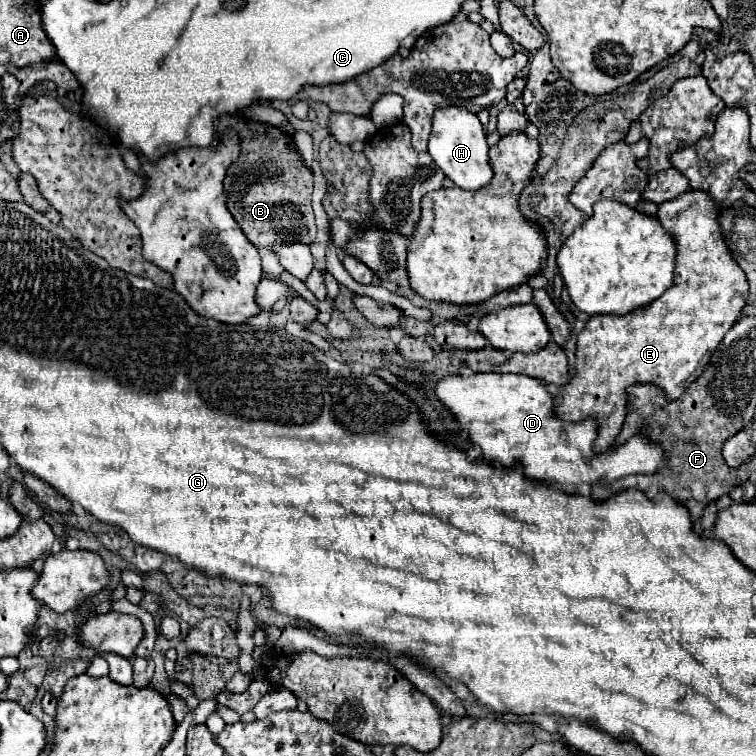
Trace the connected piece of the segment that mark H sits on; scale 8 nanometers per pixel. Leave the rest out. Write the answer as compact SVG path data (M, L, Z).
M444 107L434 111L432 133L428 139L428 153L432 155L434 163L446 173L446 177L462 189L480 189L492 179L484 127L480 125L474 113L462 107Z

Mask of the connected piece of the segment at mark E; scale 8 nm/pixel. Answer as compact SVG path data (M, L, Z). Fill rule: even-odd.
M686 191L678 199L662 203L658 207L658 219L662 227L666 227L666 231L674 235L676 241L678 255L672 287L654 303L650 303L650 307L632 311L630 315L594 315L578 335L572 381L566 387L562 387L562 397L554 399L554 415L558 415L560 419L598 419L598 437L594 443L594 453L604 453L622 429L626 417L626 387L636 383L650 383L660 387L668 401L676 401L686 391L686 387L702 375L712 351L730 331L730 327L734 327L748 299L746 275L732 259L732 253L722 239L718 209L714 201L708 197L708 193Z

